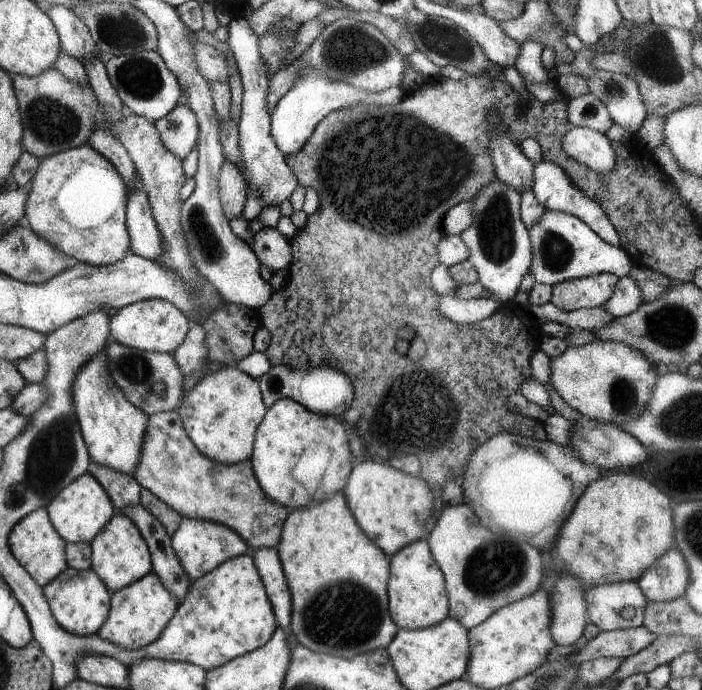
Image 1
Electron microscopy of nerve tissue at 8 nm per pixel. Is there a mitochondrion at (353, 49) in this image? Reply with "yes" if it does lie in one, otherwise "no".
yes

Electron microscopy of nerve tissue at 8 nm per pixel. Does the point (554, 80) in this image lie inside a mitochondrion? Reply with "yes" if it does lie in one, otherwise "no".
no

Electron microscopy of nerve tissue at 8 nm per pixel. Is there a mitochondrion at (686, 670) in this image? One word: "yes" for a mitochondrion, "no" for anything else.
no

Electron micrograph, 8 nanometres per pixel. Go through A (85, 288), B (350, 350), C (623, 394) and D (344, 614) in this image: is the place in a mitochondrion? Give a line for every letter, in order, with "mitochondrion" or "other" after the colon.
A: other
B: other
C: mitochondrion
D: mitochondrion

